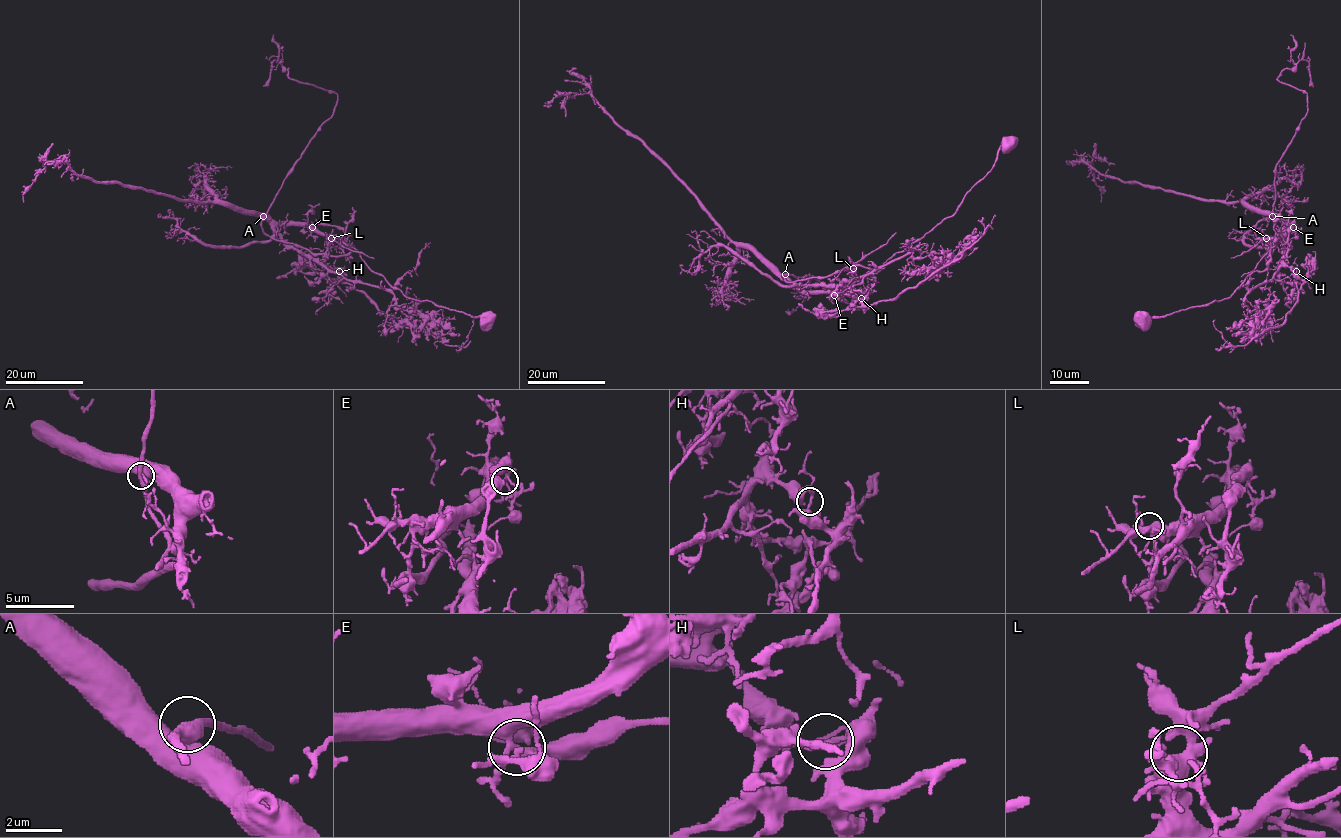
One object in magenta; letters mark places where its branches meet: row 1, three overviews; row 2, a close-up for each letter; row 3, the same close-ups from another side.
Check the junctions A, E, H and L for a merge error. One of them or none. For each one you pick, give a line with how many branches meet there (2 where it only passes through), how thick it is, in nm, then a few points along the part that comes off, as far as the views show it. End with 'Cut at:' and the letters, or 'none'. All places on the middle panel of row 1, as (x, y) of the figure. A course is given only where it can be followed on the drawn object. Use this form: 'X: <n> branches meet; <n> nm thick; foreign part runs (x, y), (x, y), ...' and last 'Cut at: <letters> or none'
H: 3 branches meet; 150 nm thick; foreign part runs (861, 298), (864, 297), (865, 305), (893, 300), (902, 291), (916, 288), (949, 264), (981, 235), (995, 217)
Cut at: H

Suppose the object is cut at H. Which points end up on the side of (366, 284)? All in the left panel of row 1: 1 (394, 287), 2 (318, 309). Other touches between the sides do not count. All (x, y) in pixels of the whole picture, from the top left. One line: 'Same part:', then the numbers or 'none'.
Same part: 1

